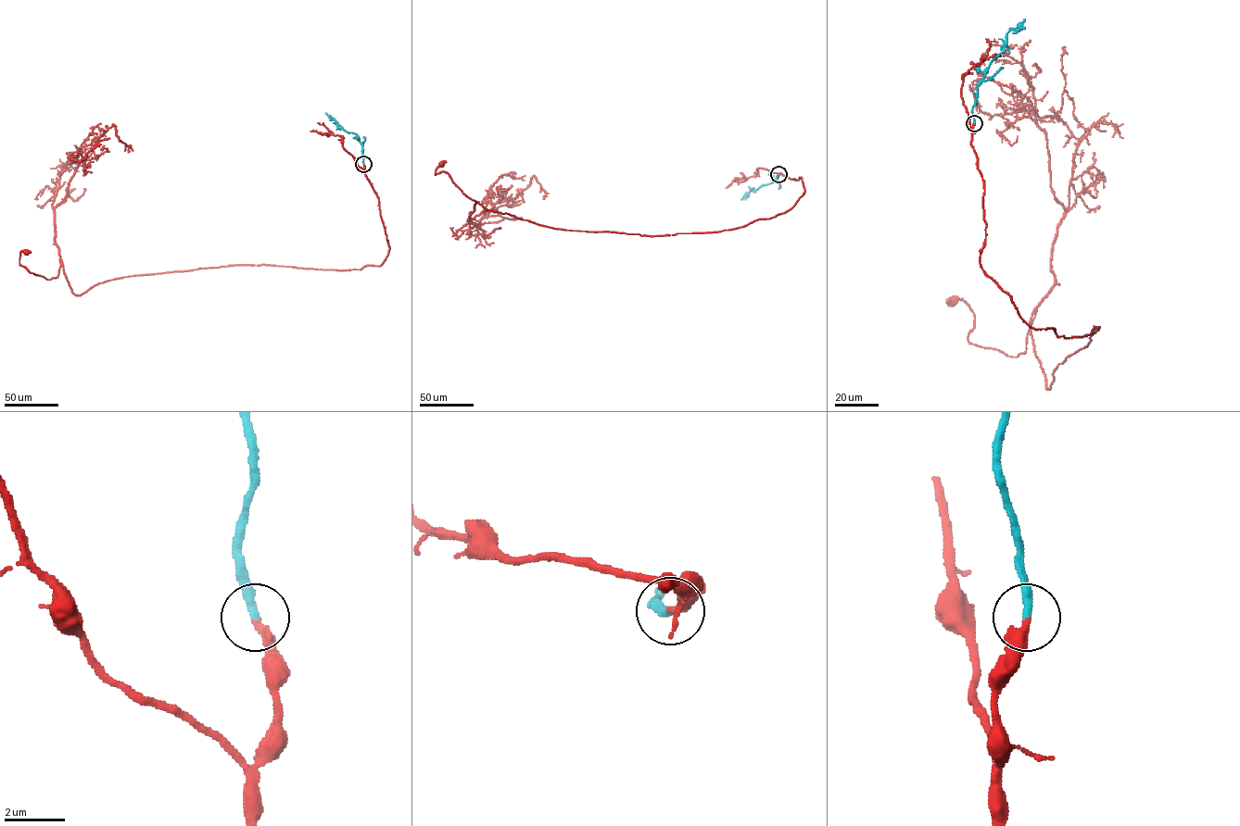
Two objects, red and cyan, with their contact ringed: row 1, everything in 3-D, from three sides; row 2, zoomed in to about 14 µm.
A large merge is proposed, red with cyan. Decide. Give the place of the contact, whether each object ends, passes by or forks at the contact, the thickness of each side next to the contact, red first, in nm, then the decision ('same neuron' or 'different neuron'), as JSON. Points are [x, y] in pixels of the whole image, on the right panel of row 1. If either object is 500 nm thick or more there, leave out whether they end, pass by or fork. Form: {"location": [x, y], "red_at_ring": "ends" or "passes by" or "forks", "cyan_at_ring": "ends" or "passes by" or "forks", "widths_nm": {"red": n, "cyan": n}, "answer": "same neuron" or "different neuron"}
{"location": [974, 123], "red_at_ring": "ends", "cyan_at_ring": "ends", "widths_nm": {"red": 360, "cyan": 300}, "answer": "same neuron"}

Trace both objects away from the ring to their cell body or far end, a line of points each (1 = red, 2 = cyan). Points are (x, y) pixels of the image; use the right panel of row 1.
1: (974, 123), (981, 269), (1031, 327), (1099, 327), (1049, 389), (1035, 309), (1011, 356), (953, 301)
2: (974, 123), (972, 108), (979, 82), (985, 69), (1004, 50), (1006, 34), (1011, 30), (1018, 31), (1024, 18)

